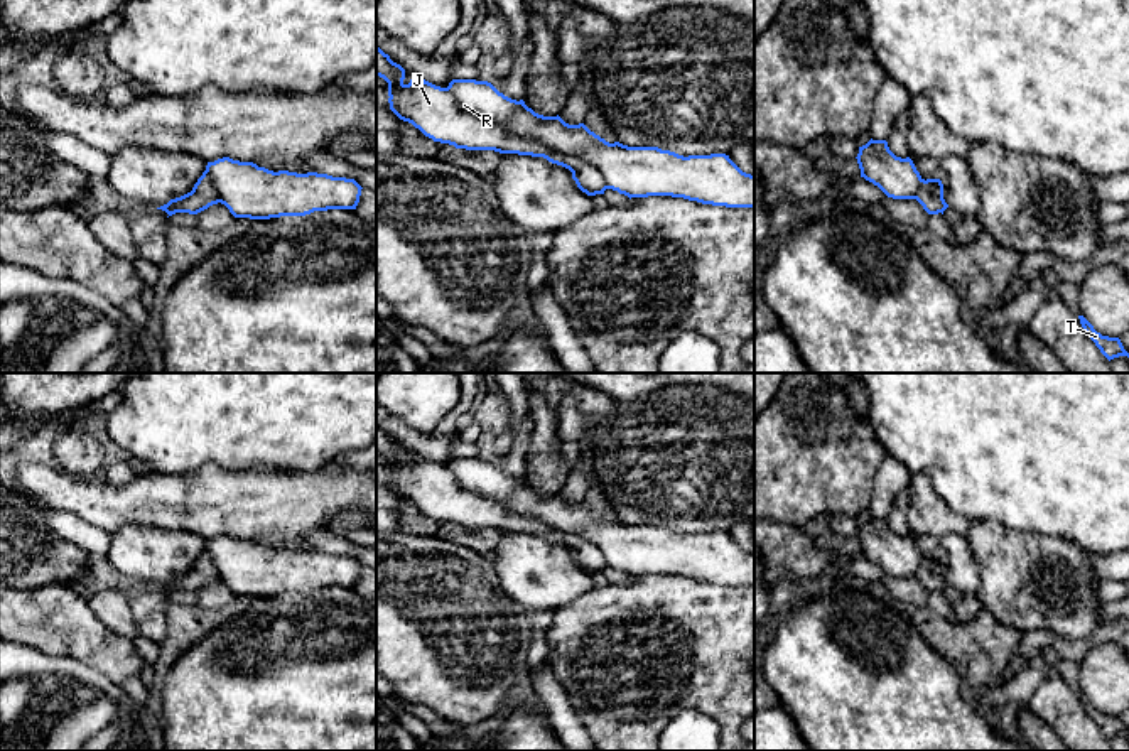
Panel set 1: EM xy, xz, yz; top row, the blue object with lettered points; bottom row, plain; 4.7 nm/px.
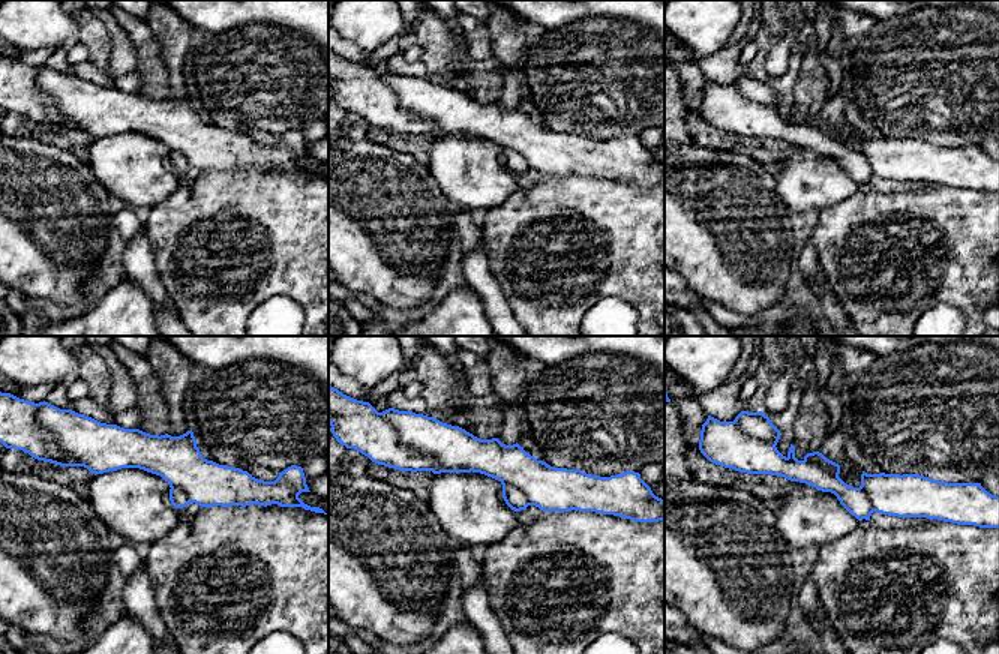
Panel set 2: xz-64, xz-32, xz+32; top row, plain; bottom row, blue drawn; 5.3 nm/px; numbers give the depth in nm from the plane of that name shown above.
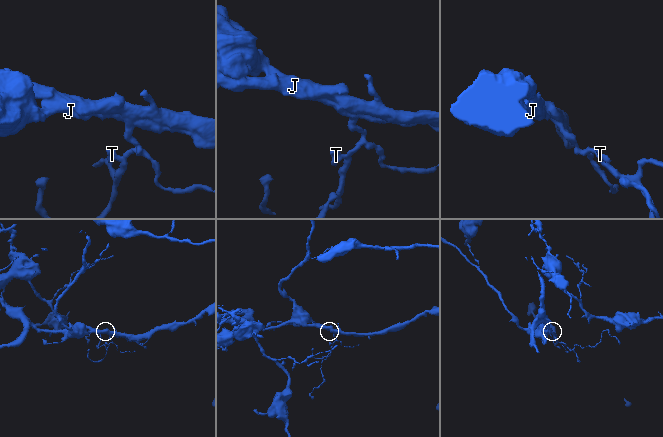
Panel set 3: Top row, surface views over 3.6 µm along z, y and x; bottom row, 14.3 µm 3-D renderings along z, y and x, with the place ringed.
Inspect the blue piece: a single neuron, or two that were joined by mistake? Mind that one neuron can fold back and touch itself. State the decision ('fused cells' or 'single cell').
fused cells

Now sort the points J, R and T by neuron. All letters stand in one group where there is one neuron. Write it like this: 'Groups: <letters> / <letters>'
Groups: J / R T

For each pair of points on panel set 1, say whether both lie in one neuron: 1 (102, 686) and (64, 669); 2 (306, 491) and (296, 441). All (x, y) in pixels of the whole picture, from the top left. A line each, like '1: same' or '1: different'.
1: same
2: different

